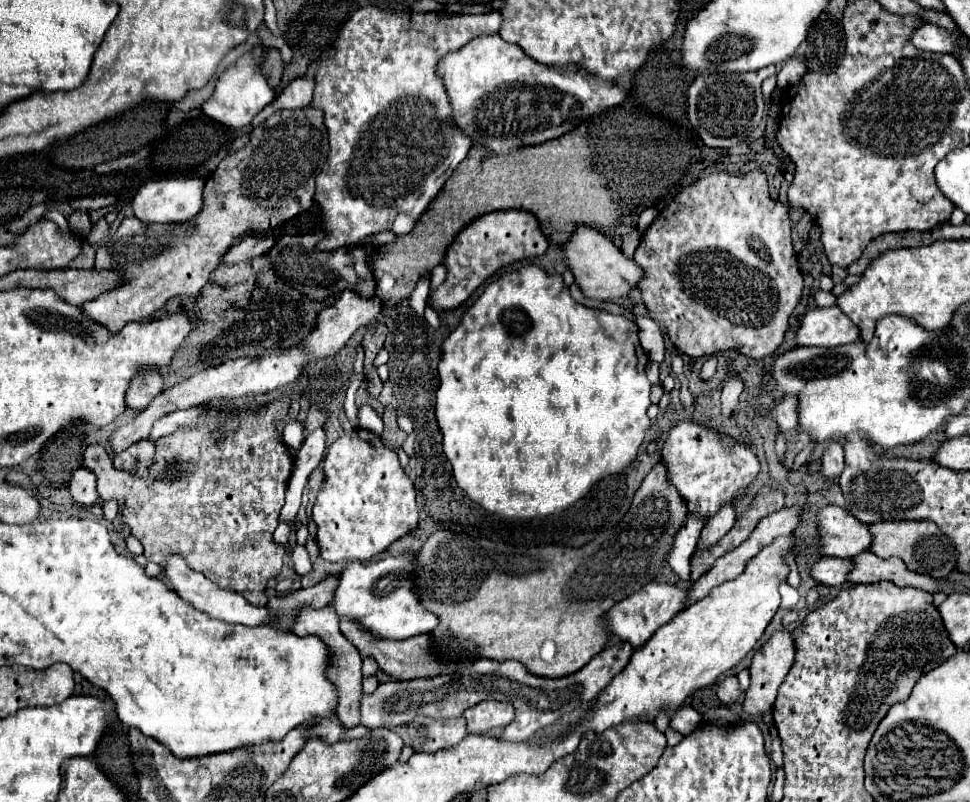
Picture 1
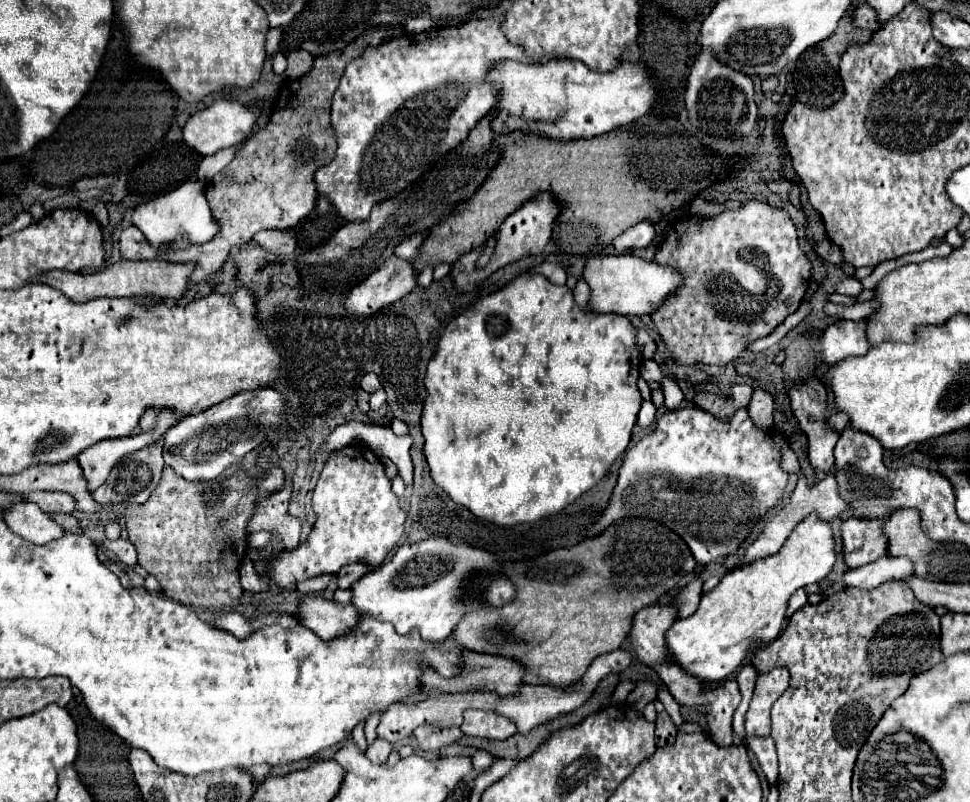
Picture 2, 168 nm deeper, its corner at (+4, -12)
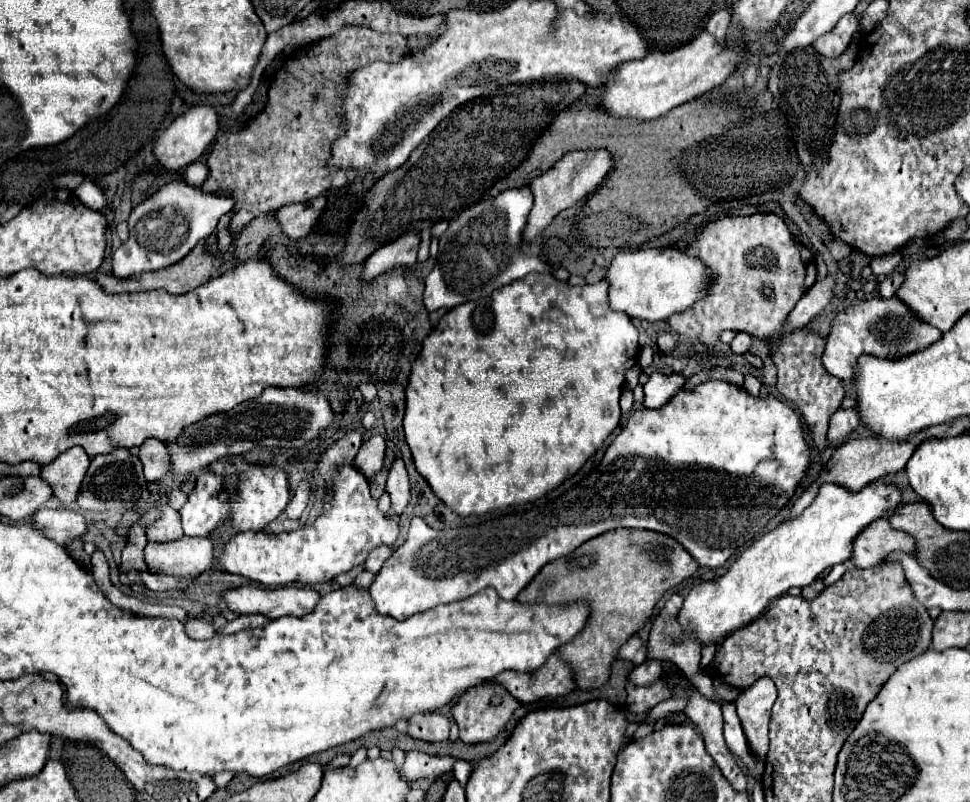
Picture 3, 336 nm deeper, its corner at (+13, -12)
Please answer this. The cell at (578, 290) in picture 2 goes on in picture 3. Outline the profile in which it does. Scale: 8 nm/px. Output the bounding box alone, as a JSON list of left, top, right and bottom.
[424,187,554,311]

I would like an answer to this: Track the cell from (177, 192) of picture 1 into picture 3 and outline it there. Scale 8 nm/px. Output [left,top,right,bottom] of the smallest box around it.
[112,181,232,279]

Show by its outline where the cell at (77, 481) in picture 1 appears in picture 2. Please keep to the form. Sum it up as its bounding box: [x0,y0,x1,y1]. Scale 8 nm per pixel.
[25,491,75,513]

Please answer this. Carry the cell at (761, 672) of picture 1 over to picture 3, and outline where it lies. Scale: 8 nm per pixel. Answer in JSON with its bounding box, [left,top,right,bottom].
[734,677,776,761]

